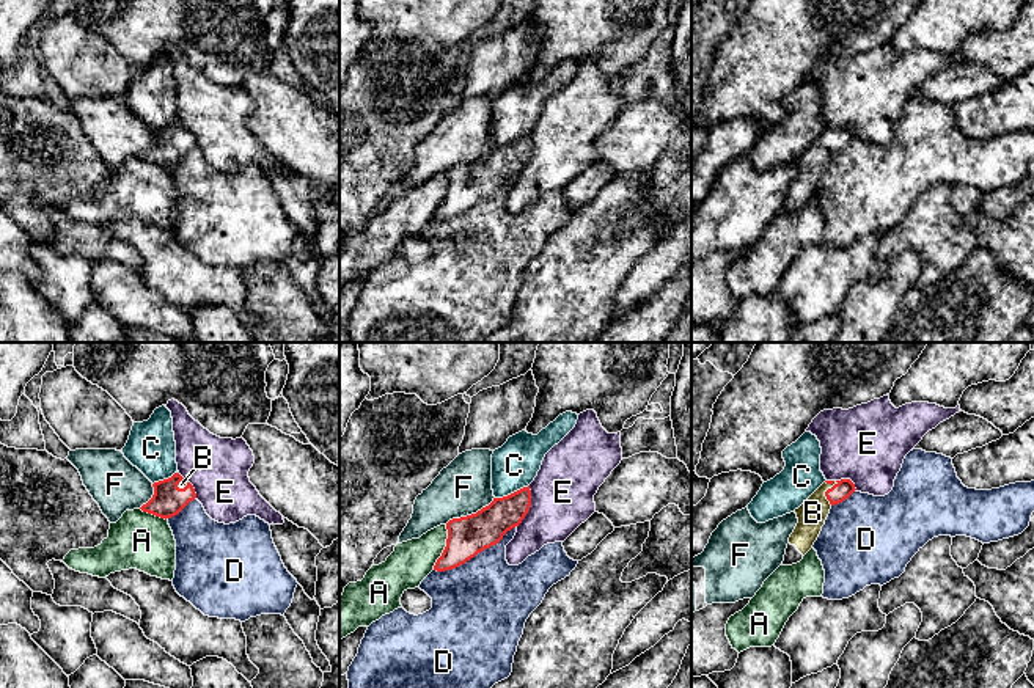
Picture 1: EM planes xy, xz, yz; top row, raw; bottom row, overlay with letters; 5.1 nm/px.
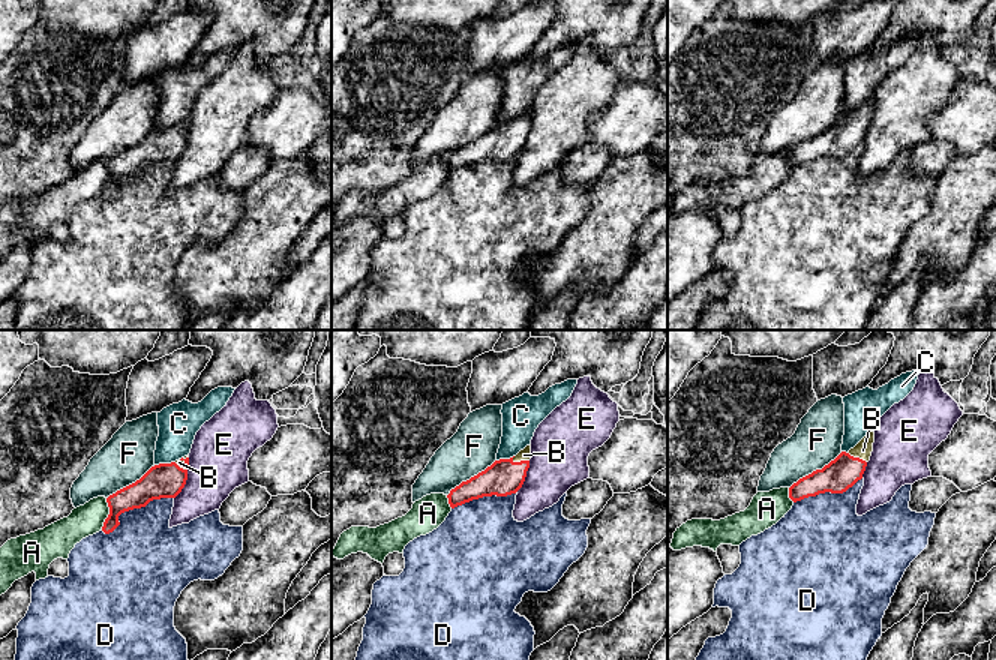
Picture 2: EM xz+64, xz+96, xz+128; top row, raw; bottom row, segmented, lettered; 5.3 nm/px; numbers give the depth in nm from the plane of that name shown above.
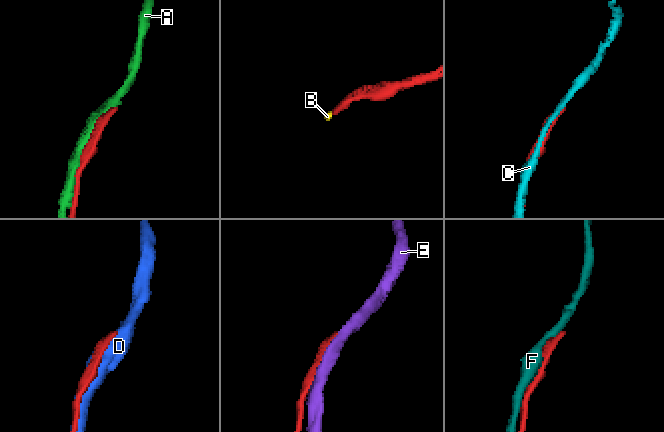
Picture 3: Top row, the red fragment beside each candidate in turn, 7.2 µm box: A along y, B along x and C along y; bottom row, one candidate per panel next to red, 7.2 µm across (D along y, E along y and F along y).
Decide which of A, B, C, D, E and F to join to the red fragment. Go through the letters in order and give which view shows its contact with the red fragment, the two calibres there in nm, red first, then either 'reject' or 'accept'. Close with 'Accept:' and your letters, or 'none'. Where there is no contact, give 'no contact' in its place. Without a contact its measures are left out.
A: xz | 200/220 nm | reject
B: yz | 90/150 nm | accept
C: xz | 190/240 nm | reject
D: xz | 200/460 nm | reject
E: xz | 190/320 nm | reject
F: xz | 200/280 nm | reject
Accept: B

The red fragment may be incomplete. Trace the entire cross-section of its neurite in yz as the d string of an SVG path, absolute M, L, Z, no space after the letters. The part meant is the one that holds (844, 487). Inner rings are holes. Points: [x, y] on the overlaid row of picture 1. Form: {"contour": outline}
{"contour": "M850 479L825 481L795 509L798 523L789 537L783 565L792 565L803 559L817 540L830 509L847 500L855 490Z"}

